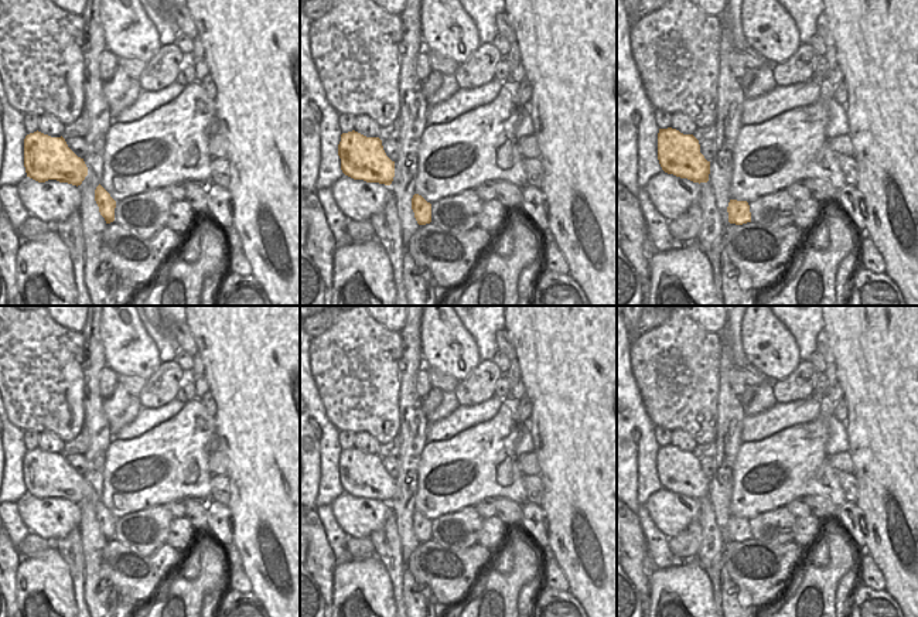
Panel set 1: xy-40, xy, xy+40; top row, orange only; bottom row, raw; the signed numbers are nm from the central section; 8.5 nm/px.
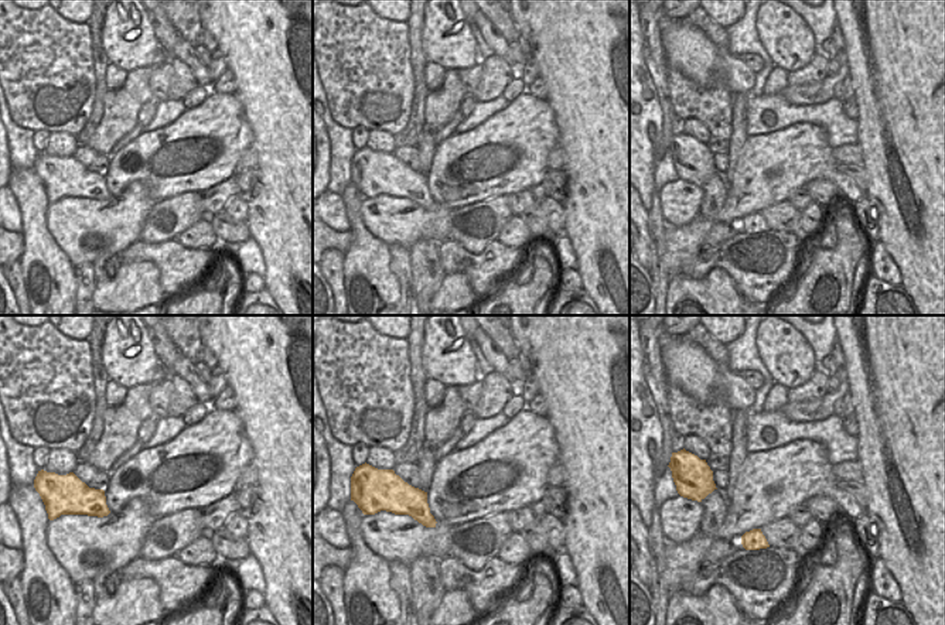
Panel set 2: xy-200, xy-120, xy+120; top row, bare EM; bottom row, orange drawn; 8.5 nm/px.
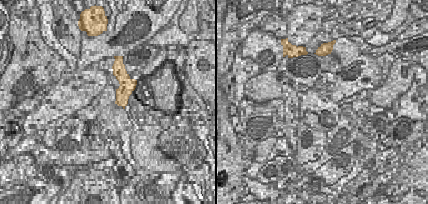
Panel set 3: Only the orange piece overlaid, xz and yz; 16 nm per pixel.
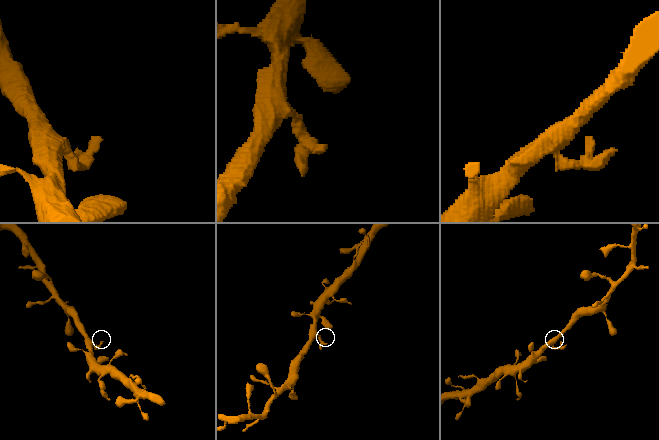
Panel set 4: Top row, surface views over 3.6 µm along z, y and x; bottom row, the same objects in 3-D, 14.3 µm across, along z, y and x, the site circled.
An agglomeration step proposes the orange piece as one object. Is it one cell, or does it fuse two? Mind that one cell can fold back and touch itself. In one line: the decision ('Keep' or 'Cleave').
Keep

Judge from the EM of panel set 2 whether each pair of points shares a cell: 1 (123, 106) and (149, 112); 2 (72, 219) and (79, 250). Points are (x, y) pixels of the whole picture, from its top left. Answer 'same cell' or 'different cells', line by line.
1: different cells
2: same cell

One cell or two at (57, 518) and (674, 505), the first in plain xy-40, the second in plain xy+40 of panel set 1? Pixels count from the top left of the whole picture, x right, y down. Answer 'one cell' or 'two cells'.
one cell

